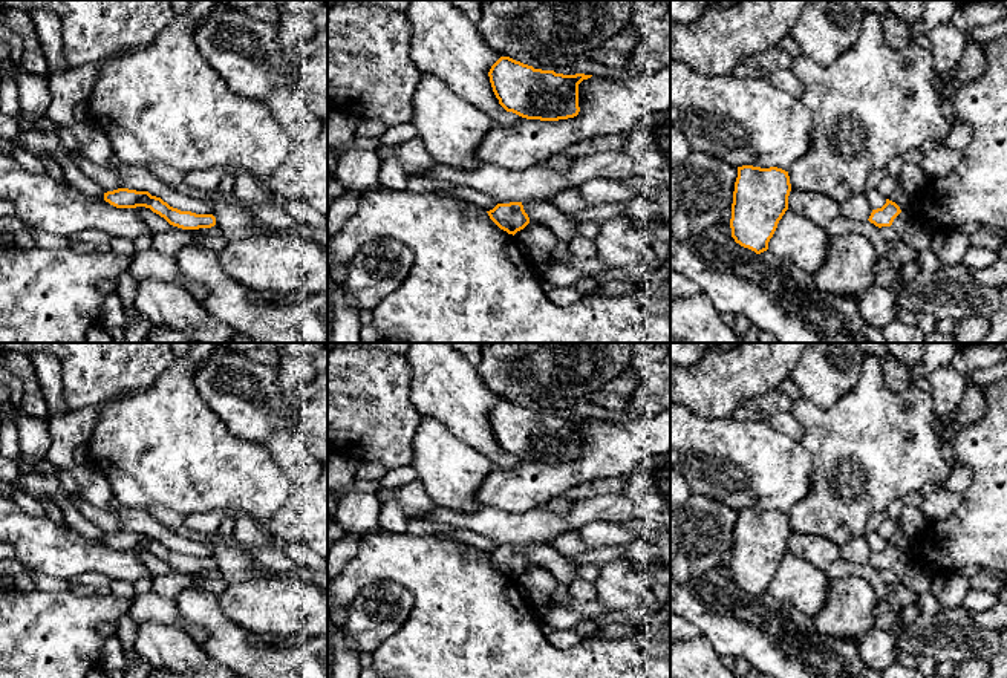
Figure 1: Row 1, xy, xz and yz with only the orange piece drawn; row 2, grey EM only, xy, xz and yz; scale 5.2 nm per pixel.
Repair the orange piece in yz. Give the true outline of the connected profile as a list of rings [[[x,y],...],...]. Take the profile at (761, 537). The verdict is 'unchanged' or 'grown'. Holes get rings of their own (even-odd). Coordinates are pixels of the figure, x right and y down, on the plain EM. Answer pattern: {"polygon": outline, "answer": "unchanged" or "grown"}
{"polygon": [[[738,510],[730,562],[735,585],[756,597],[767,594],[788,553],[790,534],[790,519],[782,511]]], "answer": "unchanged"}

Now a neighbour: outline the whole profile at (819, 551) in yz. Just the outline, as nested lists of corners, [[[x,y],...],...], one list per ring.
[[[796,531],[790,534],[788,551],[823,572],[840,559],[840,546],[831,540]]]

